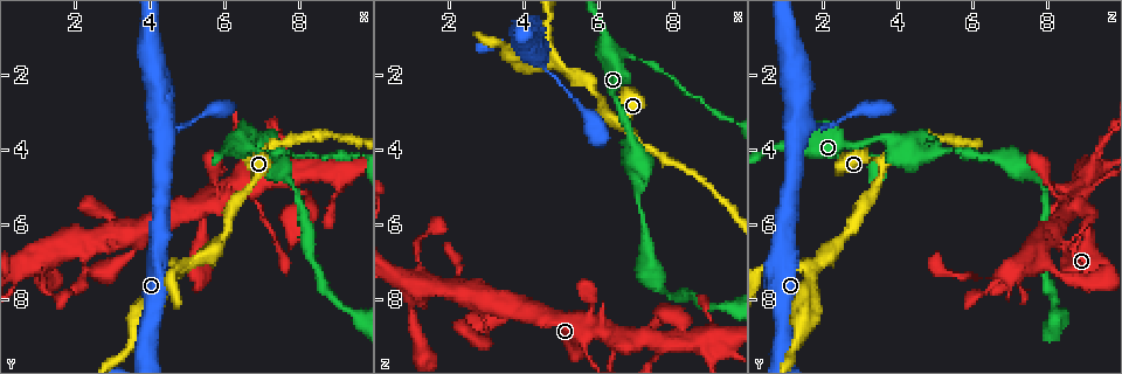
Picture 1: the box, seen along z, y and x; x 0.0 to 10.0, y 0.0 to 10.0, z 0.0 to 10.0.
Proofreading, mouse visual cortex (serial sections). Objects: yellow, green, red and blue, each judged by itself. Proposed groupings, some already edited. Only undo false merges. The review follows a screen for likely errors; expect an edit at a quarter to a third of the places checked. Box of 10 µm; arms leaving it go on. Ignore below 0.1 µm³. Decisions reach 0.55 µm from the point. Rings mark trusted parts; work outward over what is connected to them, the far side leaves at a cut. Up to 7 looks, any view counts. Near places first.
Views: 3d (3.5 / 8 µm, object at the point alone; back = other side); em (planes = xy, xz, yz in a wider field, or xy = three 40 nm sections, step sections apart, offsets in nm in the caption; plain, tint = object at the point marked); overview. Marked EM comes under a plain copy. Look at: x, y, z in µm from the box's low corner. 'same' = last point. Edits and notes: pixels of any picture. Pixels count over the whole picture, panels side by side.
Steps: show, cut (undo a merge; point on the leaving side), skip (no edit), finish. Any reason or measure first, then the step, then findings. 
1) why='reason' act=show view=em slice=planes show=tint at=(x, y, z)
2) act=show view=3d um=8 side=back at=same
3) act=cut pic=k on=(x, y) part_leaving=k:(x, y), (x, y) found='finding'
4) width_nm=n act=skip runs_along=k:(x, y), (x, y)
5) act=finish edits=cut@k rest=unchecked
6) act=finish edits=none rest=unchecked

why='thick turns thin' act=show view=3d um=3.5 at=(4.45, 3.40, 1.55)

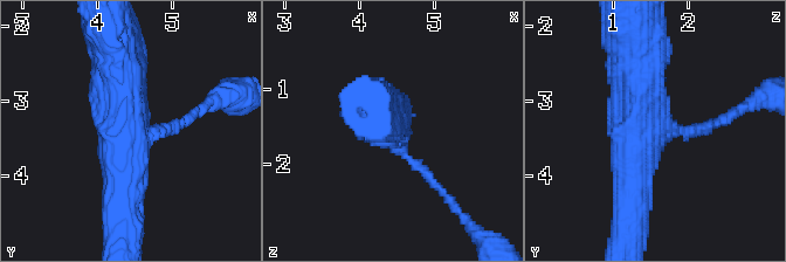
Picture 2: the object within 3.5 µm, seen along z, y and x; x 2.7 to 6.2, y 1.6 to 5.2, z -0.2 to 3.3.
act=show view=em slice=planes show=tint at=(4.50, 3.35, 1.55)

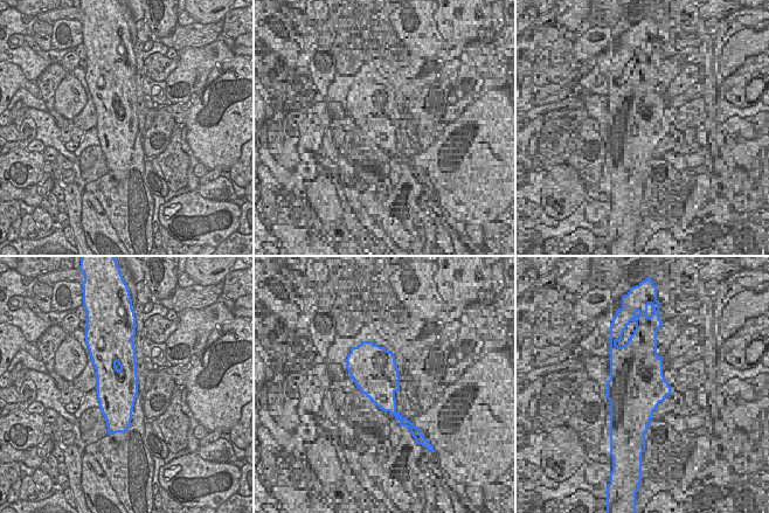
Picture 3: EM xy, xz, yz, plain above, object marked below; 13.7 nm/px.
width_nm=600 act=skip runs_along=2:(123, 215), (108, 54) found='all the same cell'

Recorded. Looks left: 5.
why='sudden change in width' act=show view=3d um=3.5 at=(5.30, 6.90, 2.00)

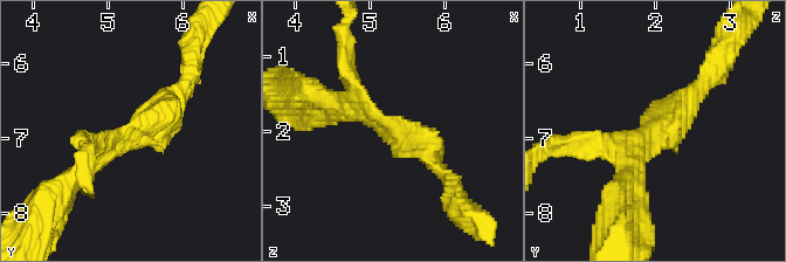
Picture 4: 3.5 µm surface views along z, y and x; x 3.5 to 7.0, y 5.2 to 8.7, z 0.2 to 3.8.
arms=3 arm_widths_nm=200,200,200 act=show view=em slice=xy step=5 show=tint at=(5.35, 6.95, 2.10)

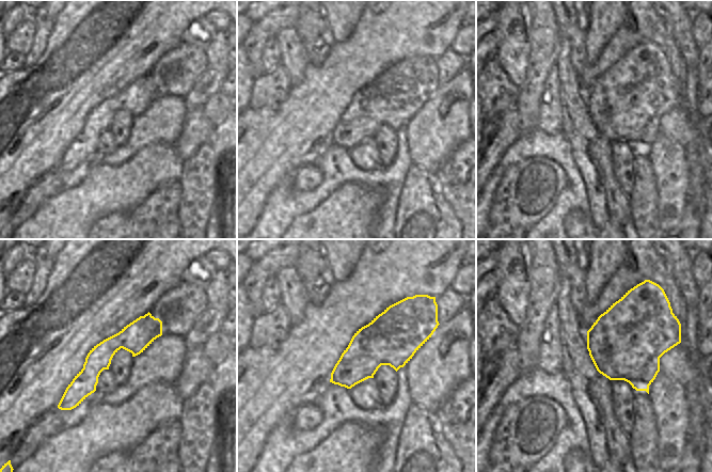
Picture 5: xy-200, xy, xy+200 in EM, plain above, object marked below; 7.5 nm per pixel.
why='another direction' act=show view=em slice=xy step=1 show=tint at=same

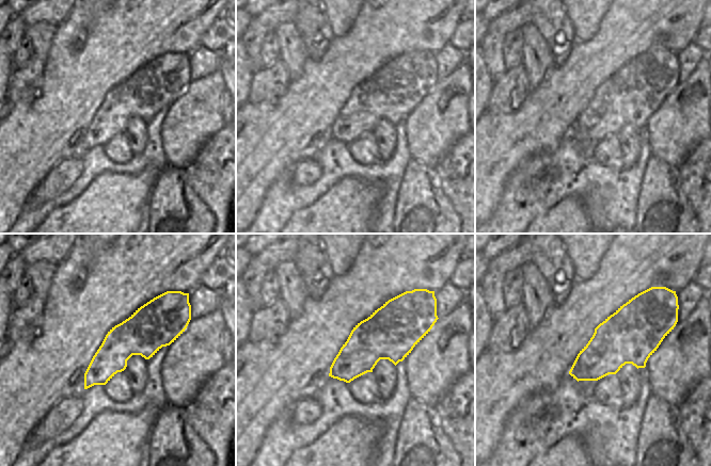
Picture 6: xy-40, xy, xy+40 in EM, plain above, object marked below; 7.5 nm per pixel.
act=skip runs_along=4:(181, 87), (159, 119), (77, 173) found='all the same cell'

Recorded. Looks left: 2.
why='abrupt turn' act=show view=3d um=8 at=(6.80, 4.55, 9.20)

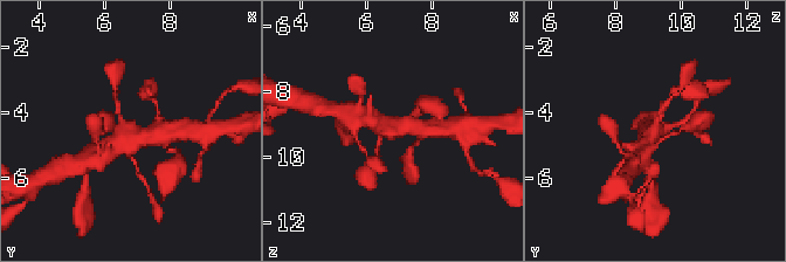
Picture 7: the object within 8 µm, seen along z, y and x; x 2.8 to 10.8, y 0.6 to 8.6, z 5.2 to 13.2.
why='now the EM' act=show view=em slice=xy step=3 show=tint at=same

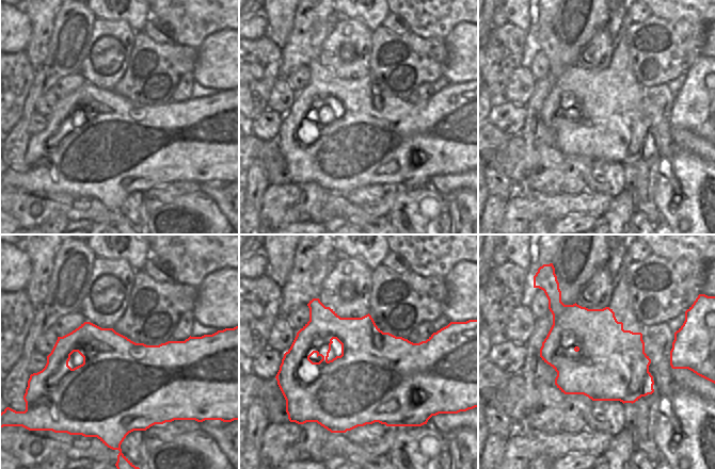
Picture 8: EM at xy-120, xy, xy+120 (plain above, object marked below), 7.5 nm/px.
act=skip runs_along=7:(107, 147), (143, 136), (171, 133) found='continuous, no second cell'

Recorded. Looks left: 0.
act=finish edits=none rest=unchecked

